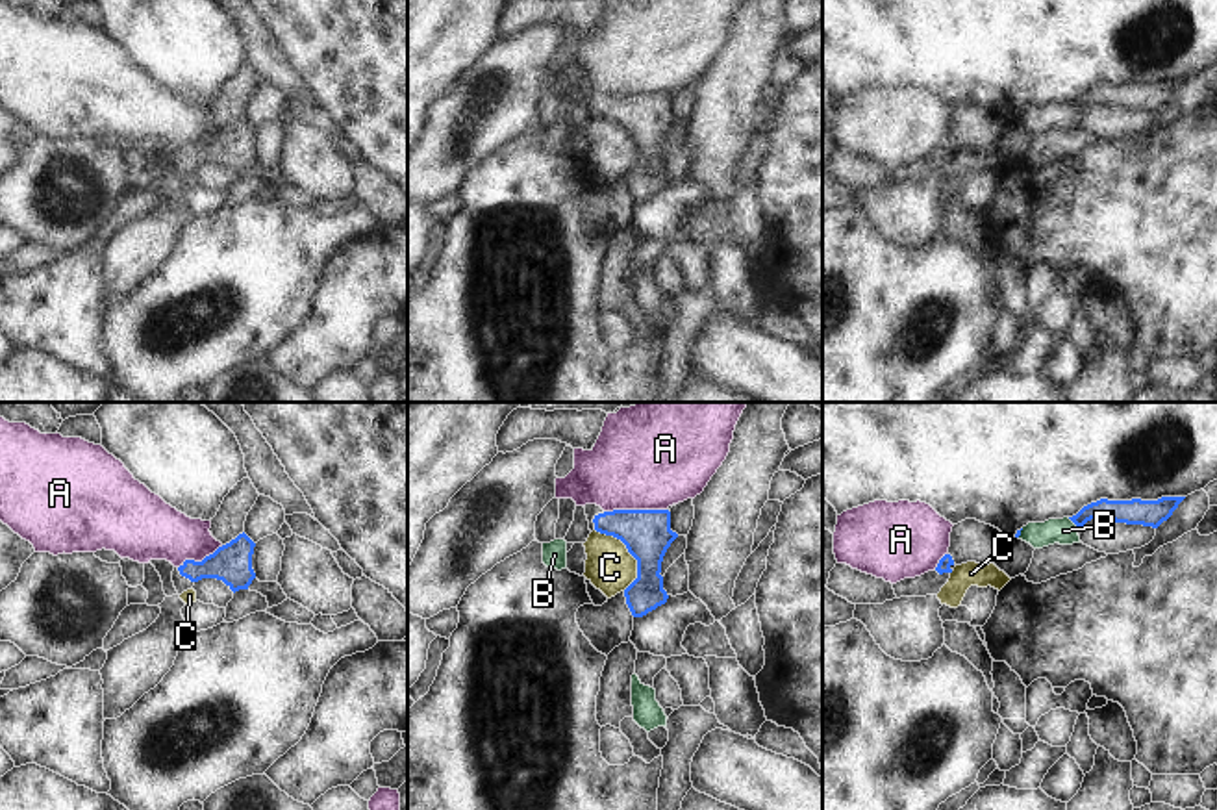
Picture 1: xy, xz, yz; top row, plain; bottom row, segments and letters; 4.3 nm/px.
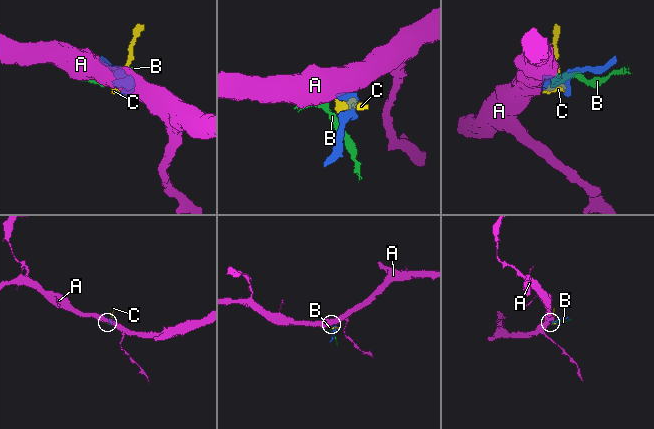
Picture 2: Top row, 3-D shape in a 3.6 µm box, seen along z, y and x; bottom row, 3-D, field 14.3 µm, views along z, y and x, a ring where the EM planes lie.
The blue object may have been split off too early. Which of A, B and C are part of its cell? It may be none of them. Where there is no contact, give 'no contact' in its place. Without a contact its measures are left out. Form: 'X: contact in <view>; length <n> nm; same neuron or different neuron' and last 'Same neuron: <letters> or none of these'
A: contact in xz; length 280 nm; different neuron
B: contact in yz; length 70 nm; different neuron
C: contact in xz; length 300 nm; different neuron
Same neuron: none of these

